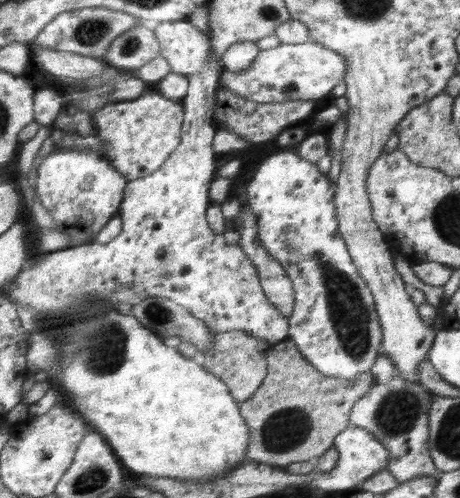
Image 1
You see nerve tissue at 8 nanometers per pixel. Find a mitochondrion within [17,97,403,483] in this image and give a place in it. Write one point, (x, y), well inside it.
(349, 312)

